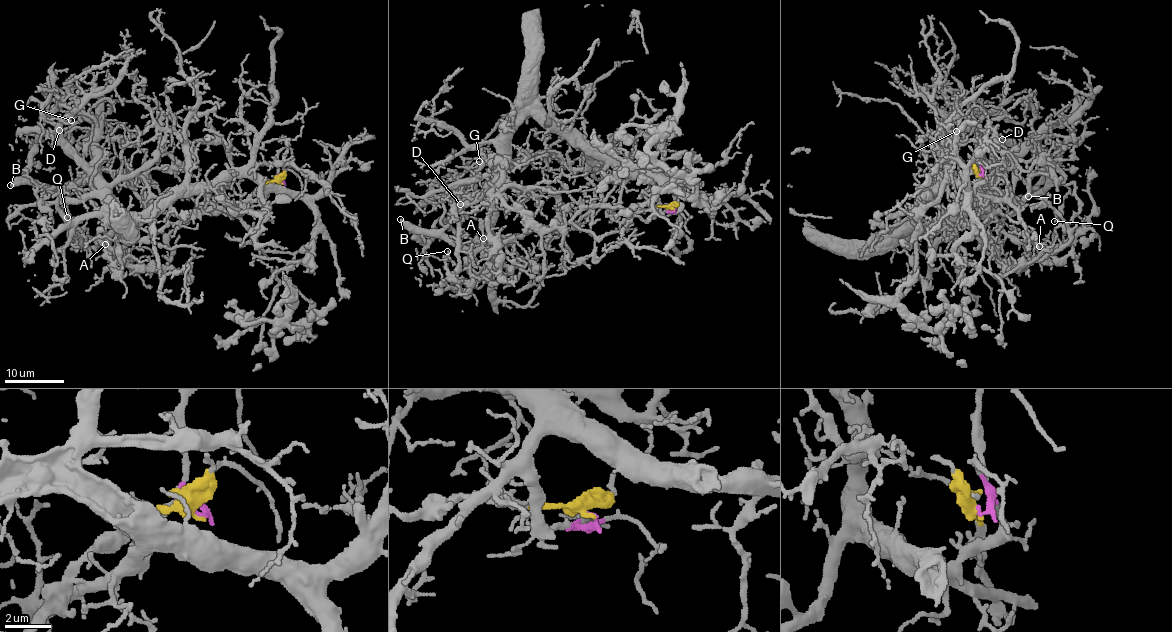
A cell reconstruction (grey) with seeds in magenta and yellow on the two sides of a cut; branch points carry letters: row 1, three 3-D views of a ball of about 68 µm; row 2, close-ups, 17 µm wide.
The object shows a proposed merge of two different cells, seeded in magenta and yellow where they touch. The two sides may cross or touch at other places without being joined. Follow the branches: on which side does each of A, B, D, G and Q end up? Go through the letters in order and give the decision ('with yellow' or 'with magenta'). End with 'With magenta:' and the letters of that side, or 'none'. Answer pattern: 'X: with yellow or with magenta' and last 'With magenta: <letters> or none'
A: with magenta
B: with yellow
D: with magenta
G: with magenta
Q: with yellow
With magenta: A, D, G

